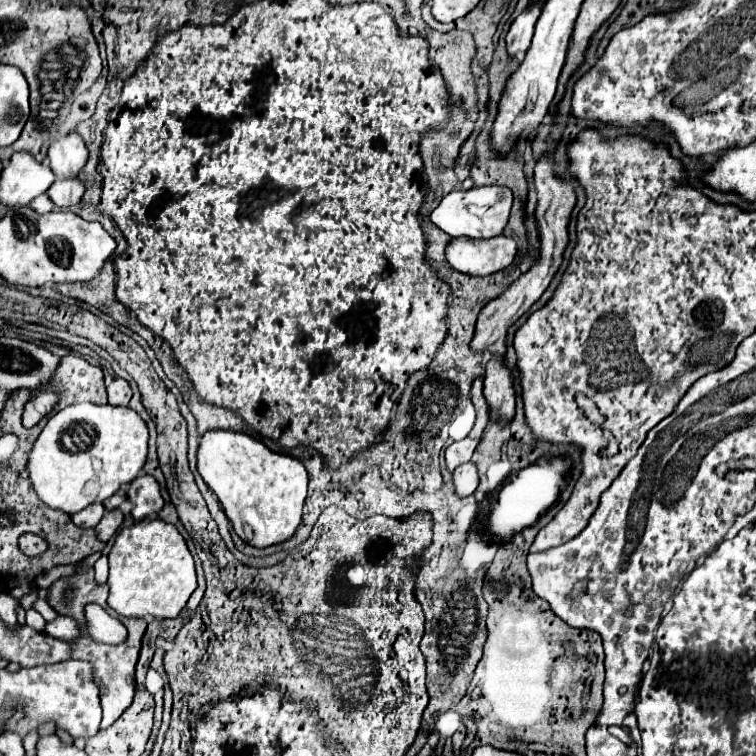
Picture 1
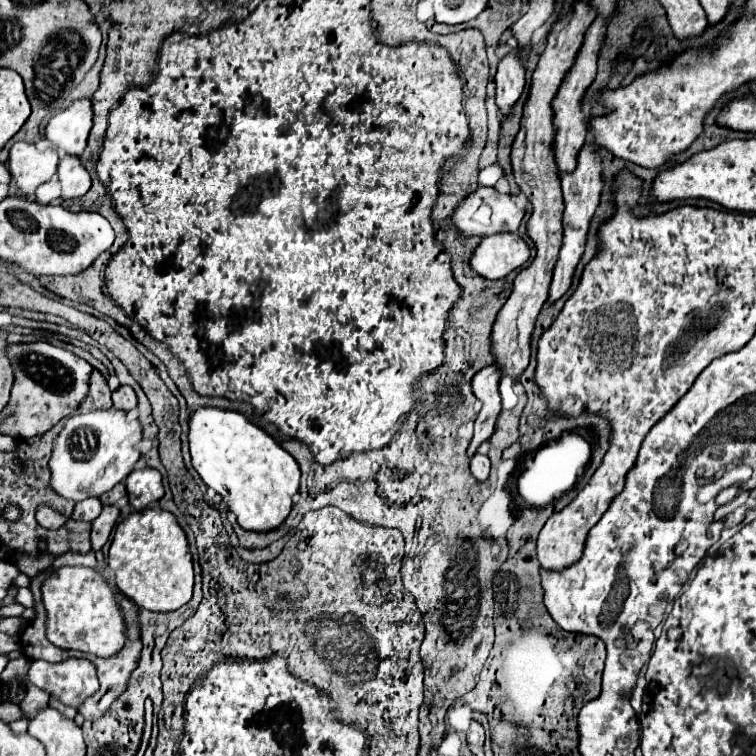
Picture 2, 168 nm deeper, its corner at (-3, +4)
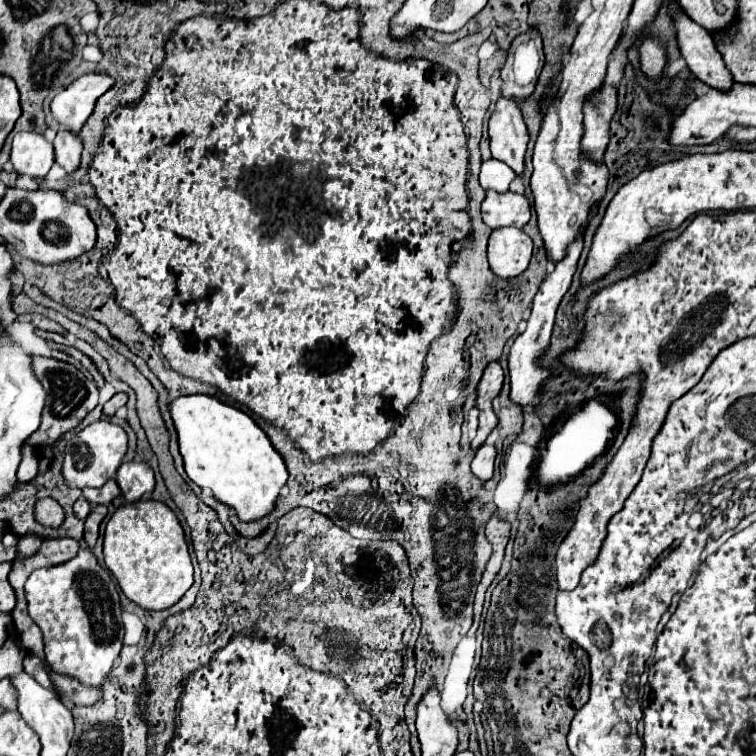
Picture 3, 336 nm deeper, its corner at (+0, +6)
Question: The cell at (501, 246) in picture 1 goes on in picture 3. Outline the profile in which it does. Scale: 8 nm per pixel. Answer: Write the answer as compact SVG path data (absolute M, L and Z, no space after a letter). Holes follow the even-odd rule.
M499 227L489 237L489 265L491 271L501 279L521 275L531 261L531 253L533 241L523 229Z

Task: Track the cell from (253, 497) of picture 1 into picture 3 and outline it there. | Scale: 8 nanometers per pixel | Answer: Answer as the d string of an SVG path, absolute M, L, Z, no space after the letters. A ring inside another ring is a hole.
M181 395L169 403L169 411L179 435L185 471L195 485L209 487L215 499L237 511L241 521L255 521L273 511L289 473L283 457L247 413L209 395Z

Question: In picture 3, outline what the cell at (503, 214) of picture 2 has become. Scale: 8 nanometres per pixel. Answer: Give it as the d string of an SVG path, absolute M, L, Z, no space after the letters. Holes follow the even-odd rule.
M487 191L487 197L481 205L481 213L483 213L483 221L491 229L507 227L507 225L523 227L531 217L527 197L513 191L505 191L505 193Z

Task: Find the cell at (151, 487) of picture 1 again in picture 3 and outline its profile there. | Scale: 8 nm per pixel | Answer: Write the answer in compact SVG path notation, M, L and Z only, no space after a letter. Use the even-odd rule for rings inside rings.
M129 461L129 463L121 463L117 469L117 483L121 487L123 497L131 503L131 501L141 501L141 499L149 499L155 487L155 475L153 469L147 463L137 463L137 461Z

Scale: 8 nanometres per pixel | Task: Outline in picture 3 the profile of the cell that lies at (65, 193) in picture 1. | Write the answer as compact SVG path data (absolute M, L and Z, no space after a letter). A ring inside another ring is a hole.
M59 129L55 137L55 161L67 171L73 173L79 167L81 159L81 139L75 133L69 133L67 129Z

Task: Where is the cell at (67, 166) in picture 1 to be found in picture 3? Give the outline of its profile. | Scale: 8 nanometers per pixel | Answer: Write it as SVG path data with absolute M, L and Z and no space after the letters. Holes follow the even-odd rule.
M85 73L57 93L51 101L53 117L69 131L79 133L81 125L93 113L97 99L115 85L115 79L105 73Z

